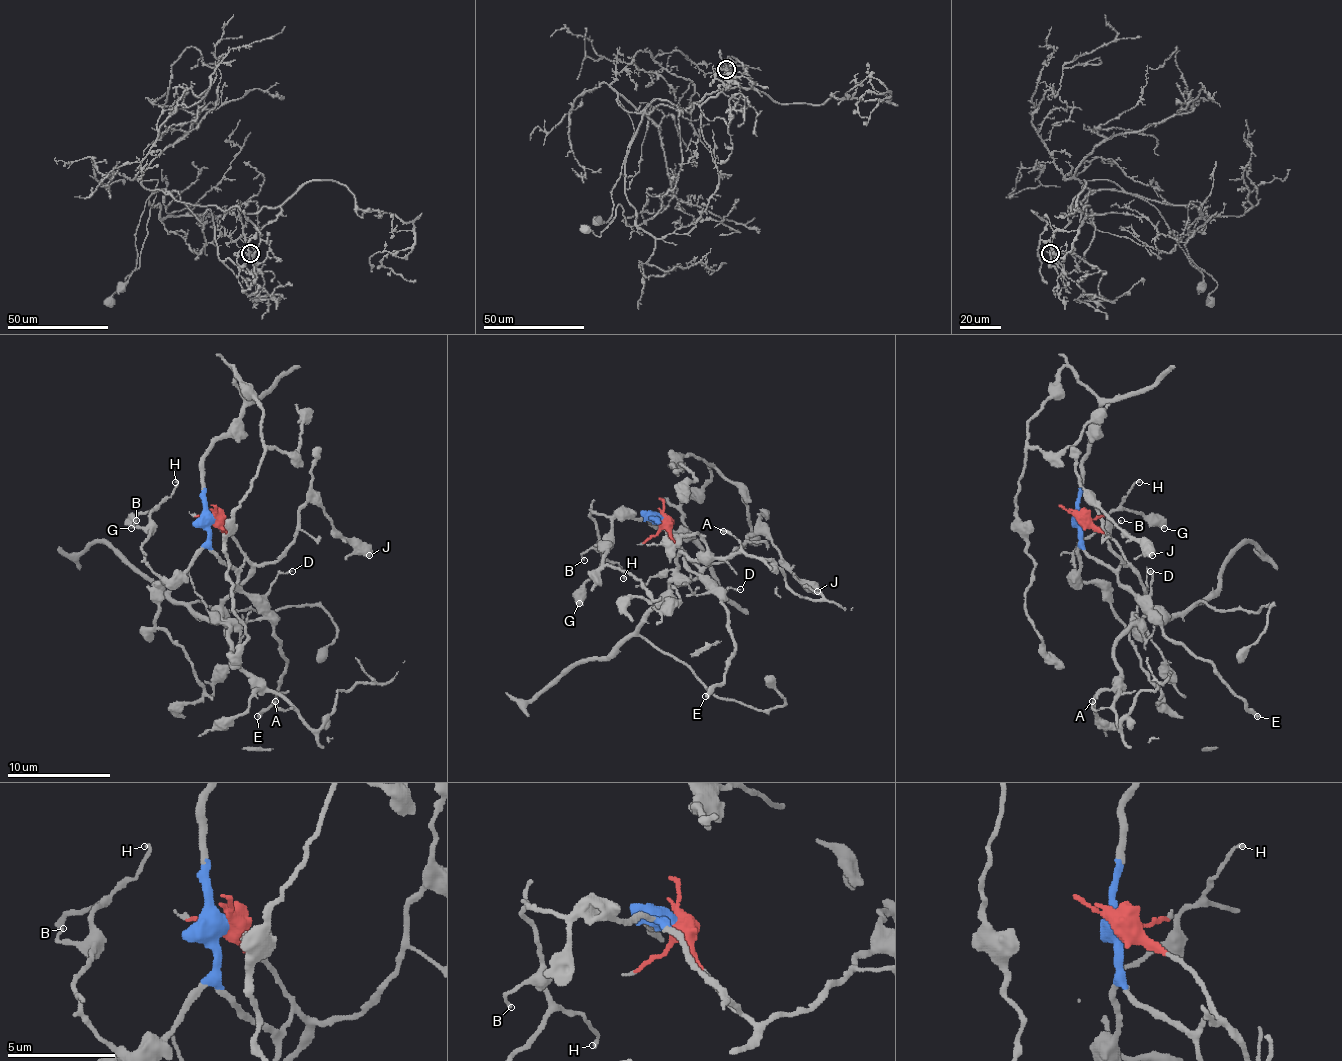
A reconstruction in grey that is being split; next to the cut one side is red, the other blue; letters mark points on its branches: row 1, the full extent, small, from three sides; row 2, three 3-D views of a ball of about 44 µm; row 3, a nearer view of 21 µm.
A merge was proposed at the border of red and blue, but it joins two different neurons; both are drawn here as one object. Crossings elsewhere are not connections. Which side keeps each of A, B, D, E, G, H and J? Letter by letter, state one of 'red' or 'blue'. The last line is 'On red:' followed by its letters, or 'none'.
A: red
B: blue
D: blue
E: blue
G: blue
H: blue
J: red
On red: A, J

